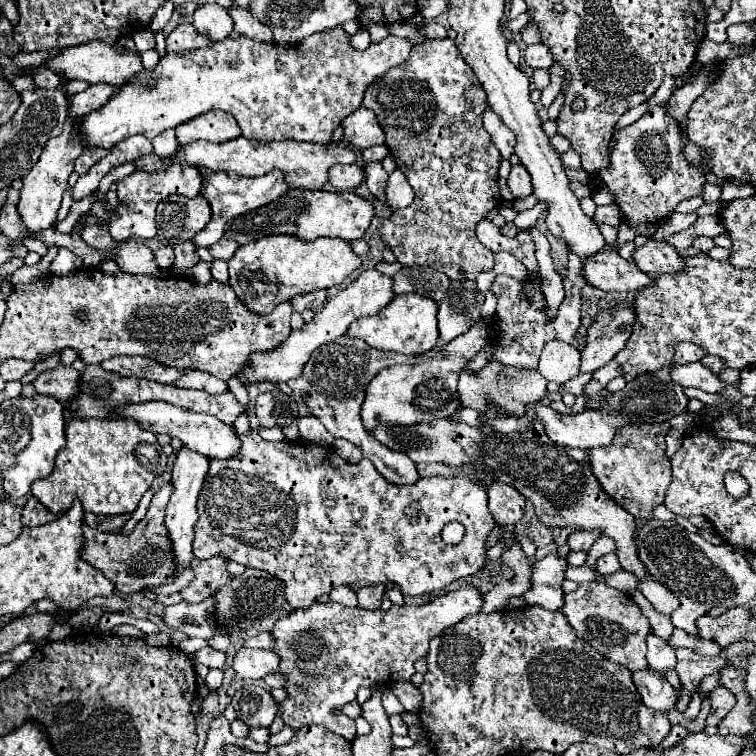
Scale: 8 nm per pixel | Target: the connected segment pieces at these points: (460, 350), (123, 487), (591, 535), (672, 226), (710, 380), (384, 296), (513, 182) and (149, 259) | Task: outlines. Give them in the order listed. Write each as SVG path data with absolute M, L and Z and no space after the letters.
M480 320L476 328L468 330L464 336L452 340L450 344L442 344L442 348L448 348L448 356L440 356L440 360L432 360L428 364L396 364L380 370L380 374L368 384L366 398L362 404L362 422L366 430L374 428L374 418L378 422L388 424L416 424L416 422L428 422L438 418L448 418L454 410L460 406L460 398L456 392L456 380L458 370L464 366L466 360L476 356L476 352L488 342L490 324L488 320Z
M72 418L66 426L66 440L64 450L56 456L52 474L32 484L32 494L54 514L66 512L74 498L80 498L84 510L94 514L116 516L134 512L156 474L166 468L166 458L156 436L142 430L132 418Z
M574 532L568 536L568 546L572 552L588 552L588 548L594 544L594 540L600 536L600 532Z
M674 212L665 219L664 226L663 220L660 221L657 231L653 235L653 239L663 242L663 237L678 233L684 230L684 228L688 228L688 226L690 226L690 224L694 224L696 220L698 220L696 213L684 214Z
M692 362L686 366L676 366L672 370L672 380L682 384L684 388L694 386L706 392L726 392L728 384L714 372L710 372L702 362Z
M370 268L370 270L362 272L360 278L356 278L348 288L344 288L338 296L328 300L326 306L322 308L322 312L318 312L312 322L306 322L306 326L302 330L292 332L292 336L288 336L288 340L284 340L284 344L280 344L280 348L276 348L274 352L258 352L256 356L252 356L250 368L240 372L238 378L246 380L250 384L262 382L262 380L270 380L270 382L278 384L278 382L288 382L290 378L300 376L304 364L308 362L310 354L318 346L328 344L334 338L342 336L348 330L348 326L354 320L358 320L360 316L372 316L372 314L380 312L384 306L388 306L396 298L396 294L392 290L392 284L394 284L392 278L378 272L376 268Z
M522 164L512 166L510 176L508 176L508 188L514 194L514 198L526 198L526 196L532 194L530 176L528 176L528 170Z
M134 240L122 242L120 252L114 258L122 272L128 274L150 274L150 276L164 276L164 272L156 266L152 250L148 250L144 244L138 244Z

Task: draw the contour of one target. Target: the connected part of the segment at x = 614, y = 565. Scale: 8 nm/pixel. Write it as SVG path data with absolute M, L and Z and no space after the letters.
M612 552L612 554L606 554L606 556L602 556L600 560L598 560L598 572L600 574L604 574L604 576L608 576L608 574L614 574L614 572L618 572L622 566L620 566L620 562L618 562L618 556Z

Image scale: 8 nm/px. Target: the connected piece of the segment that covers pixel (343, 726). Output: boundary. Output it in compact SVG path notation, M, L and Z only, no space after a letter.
M462 586L444 592L422 606L392 606L390 610L348 608L338 602L314 602L306 610L294 610L274 624L276 652L282 658L280 672L288 676L288 700L278 704L284 724L294 730L306 724L322 724L334 734L348 740L356 738L354 720L343 713L335 714L344 704L356 700L360 686L376 682L410 680L414 662L428 654L430 638L466 616L478 614L484 604L478 586Z

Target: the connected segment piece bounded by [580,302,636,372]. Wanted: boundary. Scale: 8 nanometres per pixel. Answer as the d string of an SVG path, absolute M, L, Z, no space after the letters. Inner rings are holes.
M626 302L598 314L594 324L588 328L588 344L582 350L580 372L594 372L608 364L626 346L634 320L634 308Z

